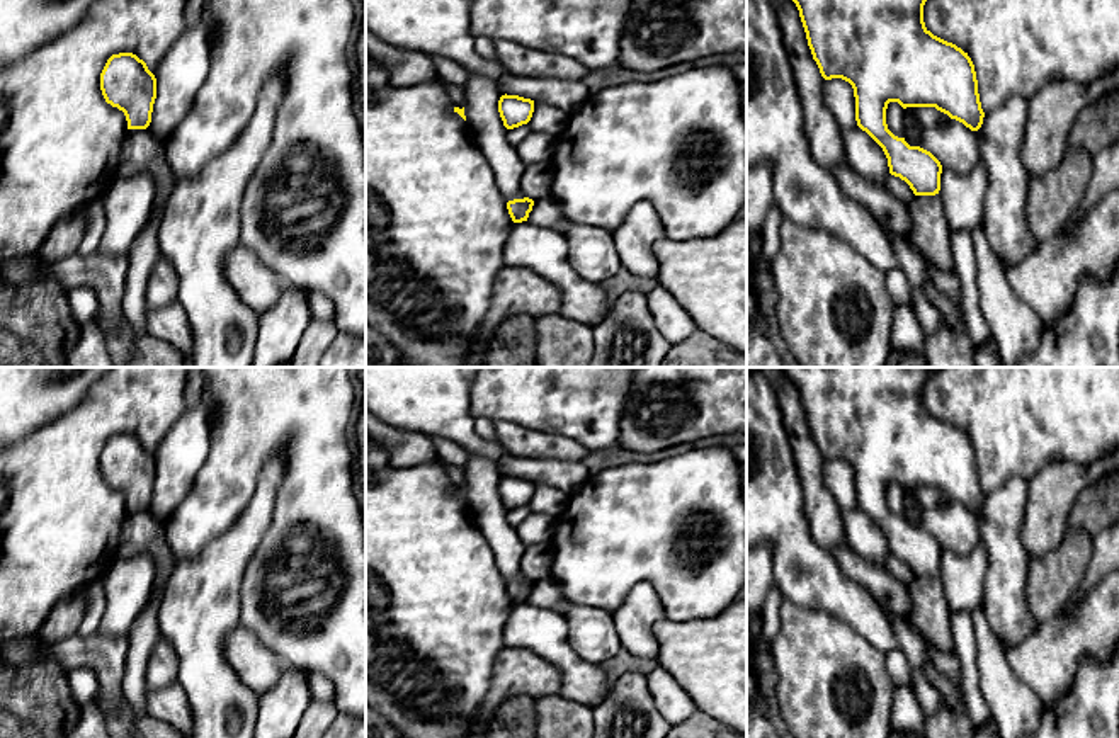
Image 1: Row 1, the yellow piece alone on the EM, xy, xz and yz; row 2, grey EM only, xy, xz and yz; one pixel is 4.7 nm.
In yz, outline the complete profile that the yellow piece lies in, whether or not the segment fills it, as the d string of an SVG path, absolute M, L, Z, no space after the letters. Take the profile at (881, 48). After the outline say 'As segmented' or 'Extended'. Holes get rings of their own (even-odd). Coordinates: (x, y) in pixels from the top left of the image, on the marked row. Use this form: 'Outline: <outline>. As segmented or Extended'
Outline: M792 0L808 46L825 80L842 78L854 88L855 121L884 151L889 173L905 180L915 196L940 190L940 162L920 146L910 146L886 124L889 102L935 107L971 131L983 124L978 80L971 58L961 48L934 36L923 22L927 0Z. As segmented

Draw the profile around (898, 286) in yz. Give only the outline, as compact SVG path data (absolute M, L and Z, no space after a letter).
M891 270L886 274L888 292L893 298L895 304L910 304L912 306L912 289L903 270Z

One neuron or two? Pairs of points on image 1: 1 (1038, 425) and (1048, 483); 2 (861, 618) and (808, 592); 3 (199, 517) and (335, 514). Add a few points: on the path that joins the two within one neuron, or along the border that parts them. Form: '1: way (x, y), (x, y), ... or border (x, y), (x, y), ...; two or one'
1: border (1084, 466), (1055, 459), (1028, 480); two
2: way (847, 604), (834, 592), (822, 592); one
3: way (240, 468), (286, 422), (312, 439), (317, 465); one

